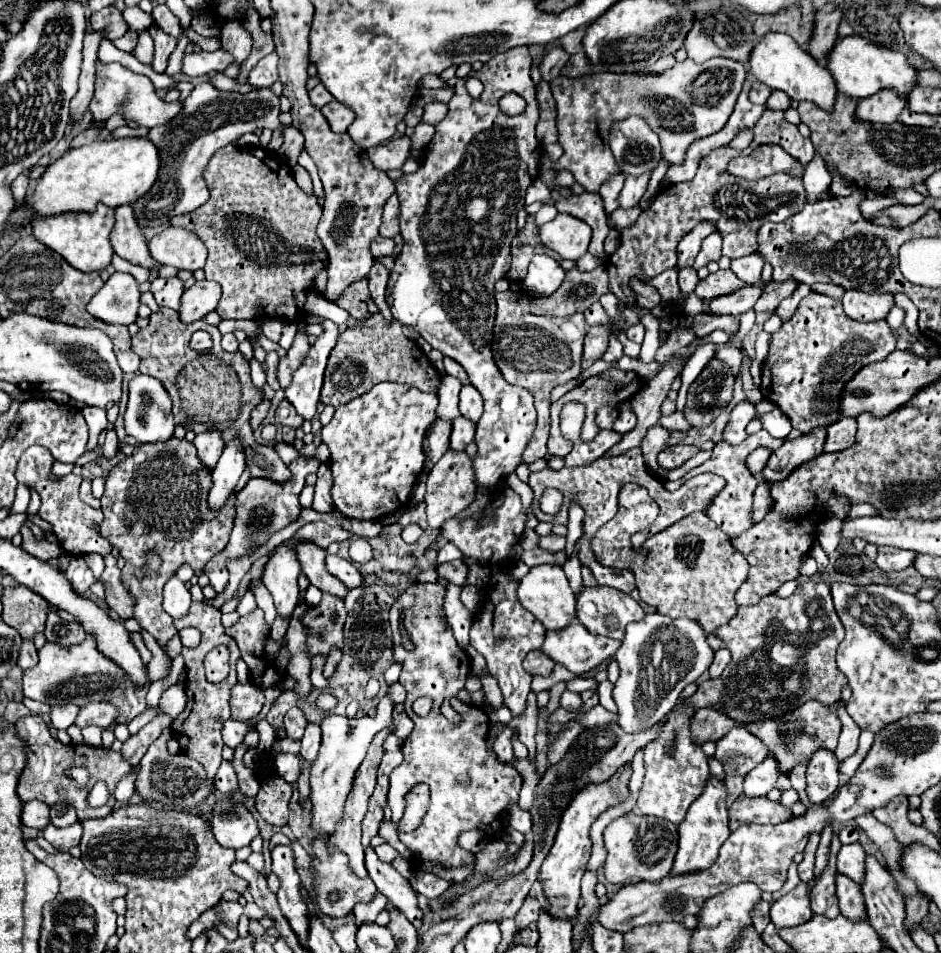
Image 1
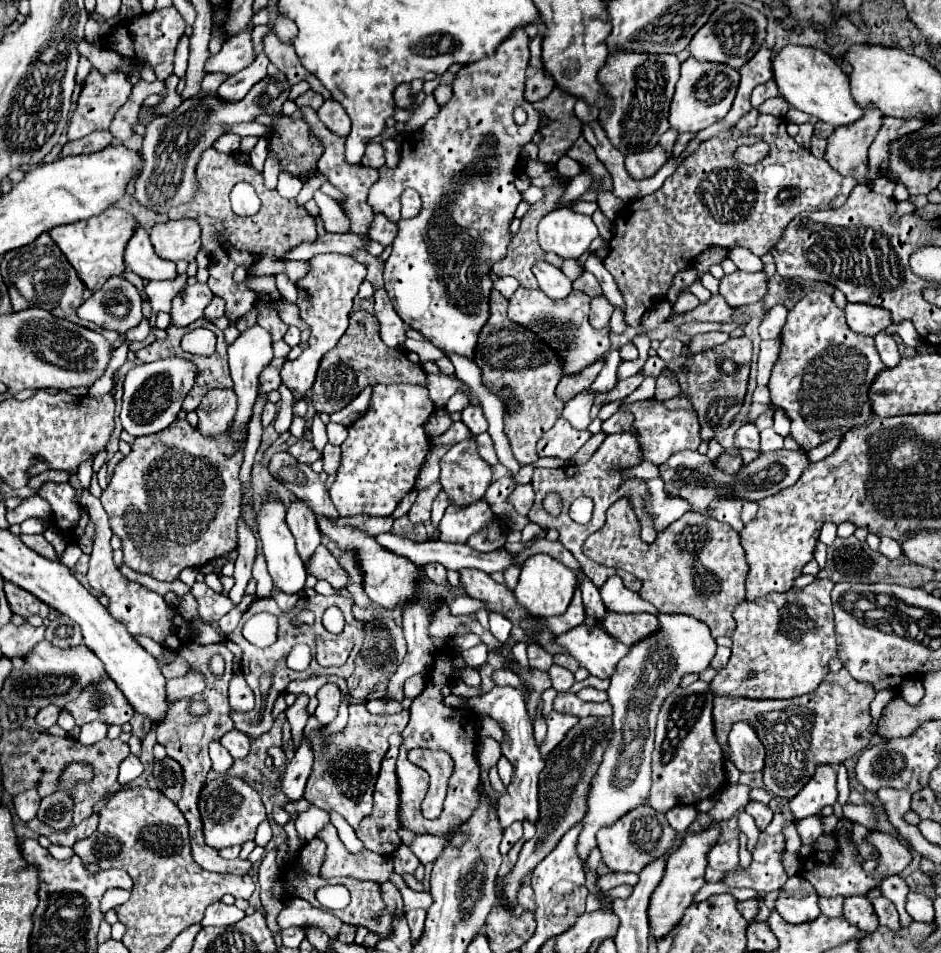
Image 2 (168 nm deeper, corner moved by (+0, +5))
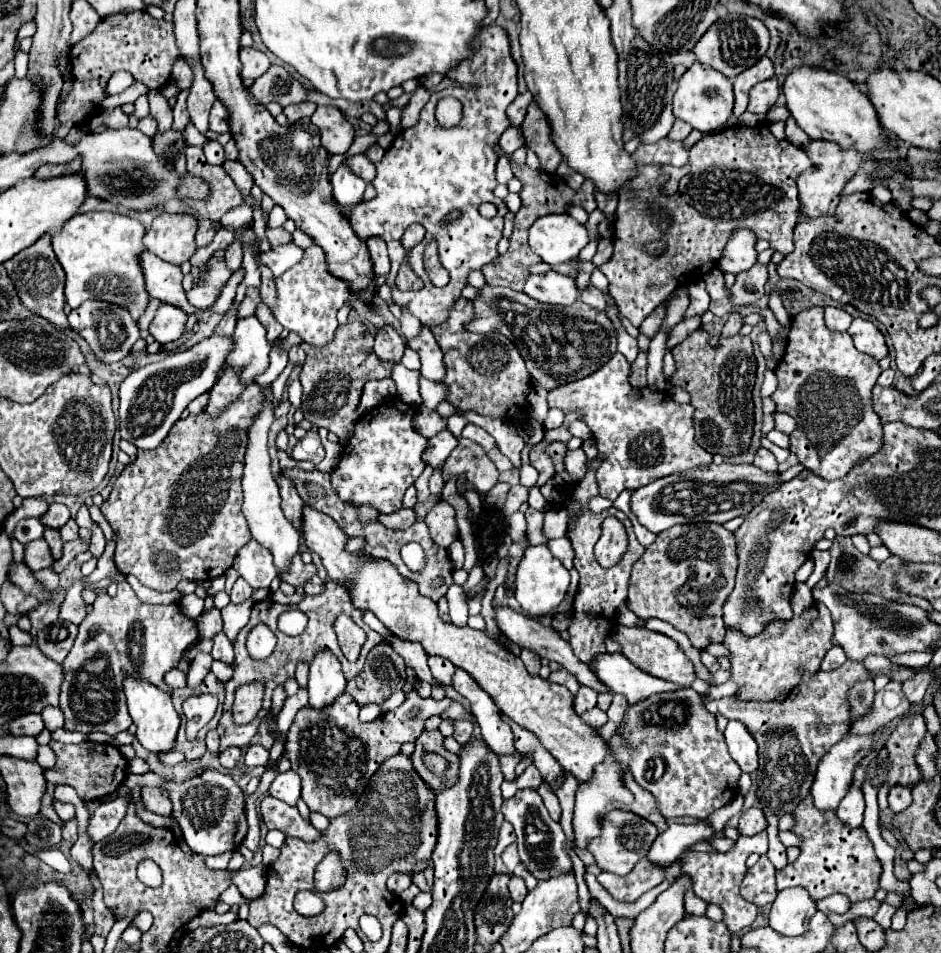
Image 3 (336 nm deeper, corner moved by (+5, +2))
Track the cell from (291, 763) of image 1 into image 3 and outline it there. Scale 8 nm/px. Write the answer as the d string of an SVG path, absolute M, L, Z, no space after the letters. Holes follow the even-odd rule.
M250 745L244 753L244 763L248 767L256 767L256 765L266 765L268 763L268 751L262 745Z

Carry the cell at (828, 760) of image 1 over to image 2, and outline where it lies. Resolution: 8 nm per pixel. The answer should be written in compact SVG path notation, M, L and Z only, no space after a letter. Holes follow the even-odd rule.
M819 764L811 780L789 802L795 820L817 814L823 806L835 806L837 802L837 772L831 764Z

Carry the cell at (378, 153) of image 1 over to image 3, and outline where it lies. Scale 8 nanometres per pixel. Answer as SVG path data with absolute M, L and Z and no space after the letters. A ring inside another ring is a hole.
M360 153L360 155L348 155L344 163L348 165L348 169L350 169L354 175L358 175L360 179L364 179L366 183L370 183L370 181L374 179L374 175L376 175L374 163L372 163L366 155L362 155L362 153Z

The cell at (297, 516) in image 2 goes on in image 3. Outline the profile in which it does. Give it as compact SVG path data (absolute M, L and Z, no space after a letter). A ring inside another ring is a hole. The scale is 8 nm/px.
M280 471L278 479L276 479L278 487L280 487L280 493L282 493L282 511L284 515L292 521L292 525L300 531L300 515L302 515L302 507L304 507L304 501L300 499L294 483L290 479L286 479Z

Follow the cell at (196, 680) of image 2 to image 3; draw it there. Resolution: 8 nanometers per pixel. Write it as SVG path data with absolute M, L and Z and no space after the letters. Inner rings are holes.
M208 653L196 655L196 659L192 661L190 671L188 671L188 687L190 689L196 689L204 681L204 677L210 671L210 665L212 665L212 657Z

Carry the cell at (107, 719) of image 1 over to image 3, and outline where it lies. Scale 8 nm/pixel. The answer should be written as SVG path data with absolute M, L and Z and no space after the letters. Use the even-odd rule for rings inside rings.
M126 581L118 583L116 597L110 597L108 593L100 593L94 601L92 613L84 617L84 621L78 627L78 637L74 641L72 651L64 659L64 681L60 685L60 709L64 711L64 729L68 731L80 731L80 733L92 733L102 731L108 735L116 735L120 731L126 731L132 725L132 719L126 709L126 697L124 697L124 685L122 681L130 675L134 667L134 677L144 679L156 687L160 687L166 693L172 693L172 687L166 685L164 675L178 667L184 651L198 641L198 621L184 615L180 605L150 605L142 603L132 587Z

